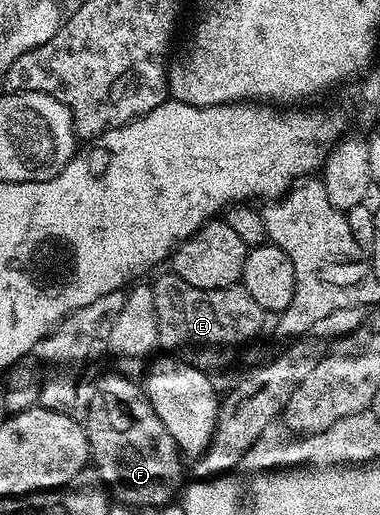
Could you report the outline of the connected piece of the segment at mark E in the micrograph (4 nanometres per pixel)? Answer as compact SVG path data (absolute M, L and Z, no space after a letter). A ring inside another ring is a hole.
M166 273L152 280L151 286L155 293L160 350L172 353L206 373L213 373L216 367L227 366L236 357L237 350L260 333L267 319L266 311L240 285L223 289L195 289L195 285L187 285L187 281L178 275Z

